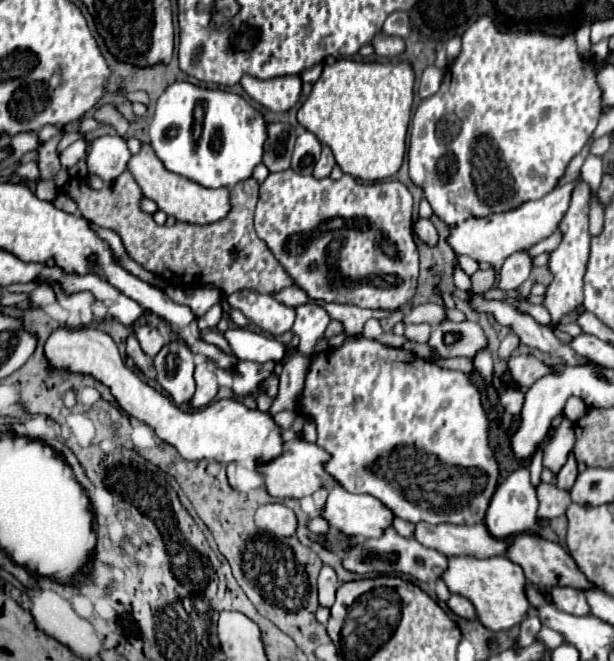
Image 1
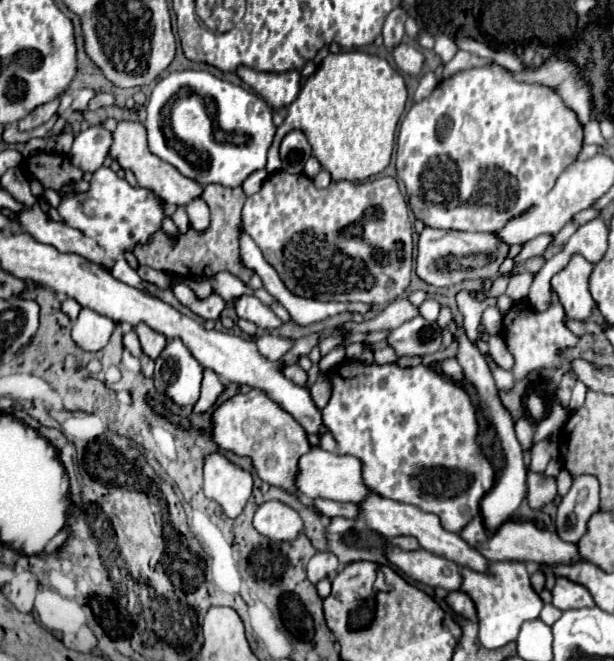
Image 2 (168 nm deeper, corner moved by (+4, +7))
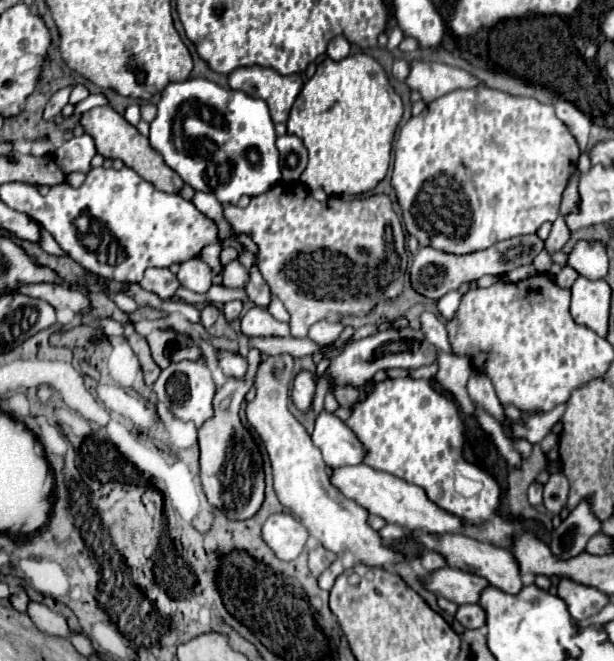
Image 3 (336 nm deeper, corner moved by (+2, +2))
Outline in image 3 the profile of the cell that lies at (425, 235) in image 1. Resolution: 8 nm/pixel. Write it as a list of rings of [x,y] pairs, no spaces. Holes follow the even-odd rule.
[[[536,234],[516,236],[516,238],[510,238],[506,242],[498,242],[498,244],[490,246],[488,250],[472,252],[470,256],[446,256],[446,252],[434,252],[434,248],[420,248],[412,260],[410,284],[418,294],[432,298],[432,300],[438,300],[446,292],[458,290],[460,284],[474,282],[476,278],[480,278],[484,274],[492,274],[492,276],[504,274],[504,272],[510,272],[518,266],[532,264],[532,260],[536,258],[536,254],[540,254],[540,250],[544,250],[544,240],[536,238]]]

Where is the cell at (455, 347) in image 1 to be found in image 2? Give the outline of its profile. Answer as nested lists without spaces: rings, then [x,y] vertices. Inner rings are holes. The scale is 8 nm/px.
[[[414,317],[400,327],[392,329],[388,335],[388,343],[396,349],[396,355],[432,355],[436,353],[442,343],[442,333],[438,323],[426,321],[424,317]]]

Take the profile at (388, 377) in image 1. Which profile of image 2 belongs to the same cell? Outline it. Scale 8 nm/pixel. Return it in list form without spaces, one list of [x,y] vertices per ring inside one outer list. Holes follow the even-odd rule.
[[[344,359],[342,365],[326,371],[326,377],[332,385],[332,395],[322,409],[324,427],[338,443],[338,453],[360,459],[364,485],[372,493],[410,503],[426,513],[438,515],[446,531],[462,531],[462,527],[480,513],[480,501],[496,480],[490,461],[482,455],[482,449],[476,443],[476,409],[466,389],[450,379],[446,381],[444,375],[426,365],[402,369],[396,363],[368,365],[358,359]]]

